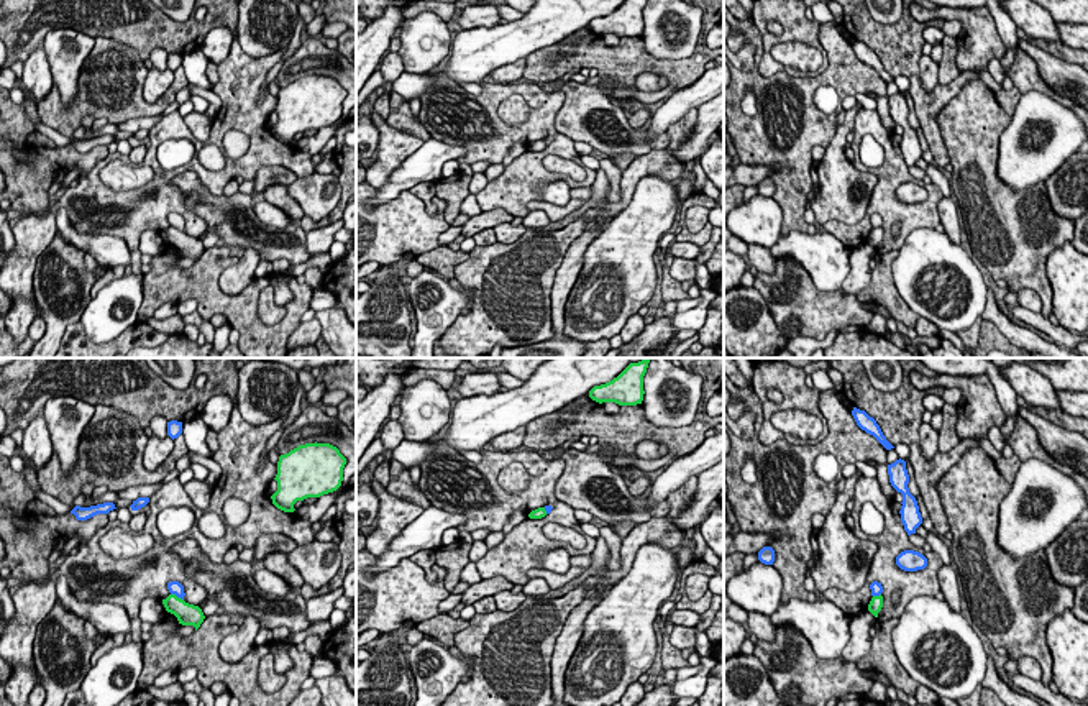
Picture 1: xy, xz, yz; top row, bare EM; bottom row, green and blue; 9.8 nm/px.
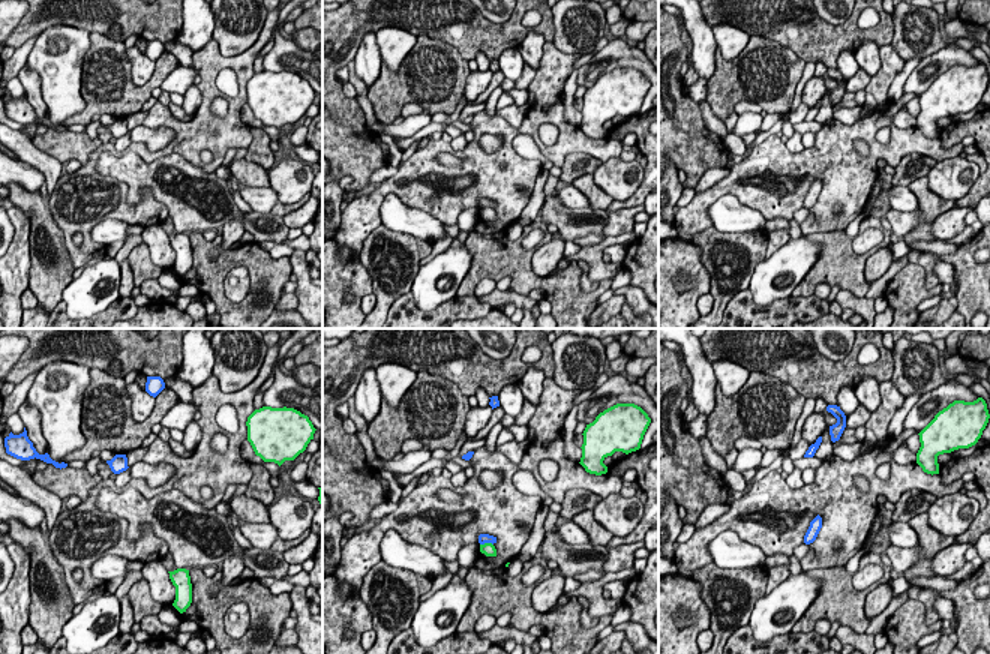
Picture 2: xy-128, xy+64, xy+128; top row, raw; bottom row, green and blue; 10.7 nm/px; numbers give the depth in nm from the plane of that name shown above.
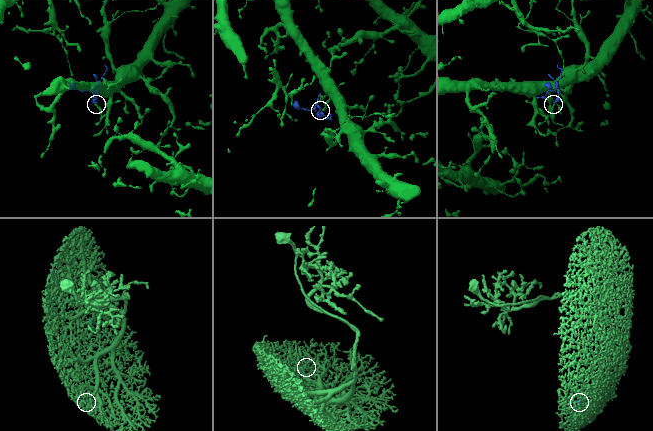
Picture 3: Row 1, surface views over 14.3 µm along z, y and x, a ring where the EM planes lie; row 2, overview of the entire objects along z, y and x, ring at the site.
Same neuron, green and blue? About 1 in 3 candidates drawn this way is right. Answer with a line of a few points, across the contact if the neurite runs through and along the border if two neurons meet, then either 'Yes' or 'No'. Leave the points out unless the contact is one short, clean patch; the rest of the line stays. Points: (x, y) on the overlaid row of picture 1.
Line: xy (171, 593), (182, 600). No

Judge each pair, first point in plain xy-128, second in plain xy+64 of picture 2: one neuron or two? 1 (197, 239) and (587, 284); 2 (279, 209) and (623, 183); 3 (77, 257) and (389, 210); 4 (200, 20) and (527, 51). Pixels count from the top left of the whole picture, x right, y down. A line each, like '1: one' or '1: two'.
1: two
2: two
3: two
4: one

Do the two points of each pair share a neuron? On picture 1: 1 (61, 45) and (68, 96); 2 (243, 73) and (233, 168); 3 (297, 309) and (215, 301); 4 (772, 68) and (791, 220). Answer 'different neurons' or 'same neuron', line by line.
1: same neuron
2: same neuron
3: same neuron
4: different neurons

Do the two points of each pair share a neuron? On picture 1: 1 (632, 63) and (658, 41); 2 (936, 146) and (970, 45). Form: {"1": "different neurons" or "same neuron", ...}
{"1": "different neurons", "2": "different neurons"}

